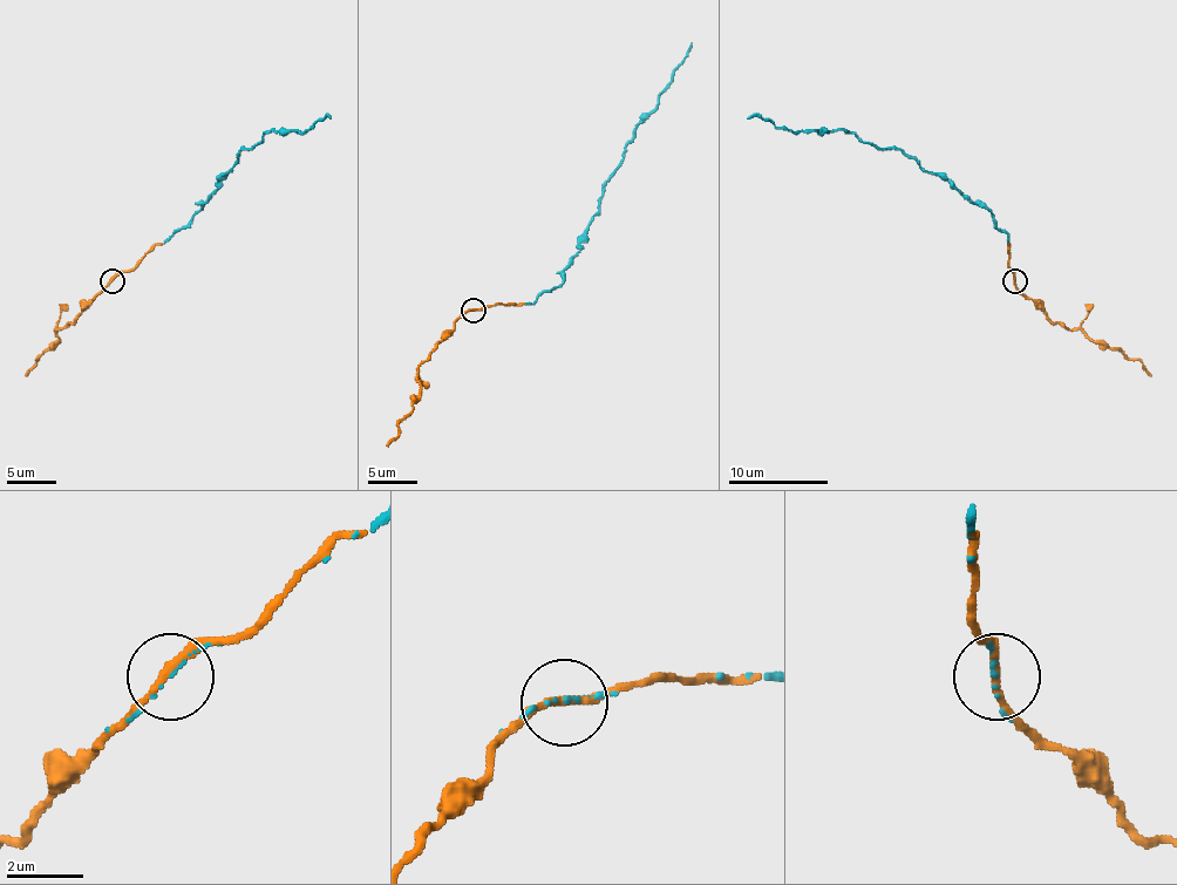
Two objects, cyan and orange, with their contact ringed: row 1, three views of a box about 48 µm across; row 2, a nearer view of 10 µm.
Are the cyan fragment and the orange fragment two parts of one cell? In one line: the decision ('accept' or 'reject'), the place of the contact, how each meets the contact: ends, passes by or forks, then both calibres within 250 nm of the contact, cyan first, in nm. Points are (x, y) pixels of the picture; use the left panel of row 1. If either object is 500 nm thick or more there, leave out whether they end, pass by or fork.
accept | (113, 280) | cyan ends | orange passes by | 90/200 nm

